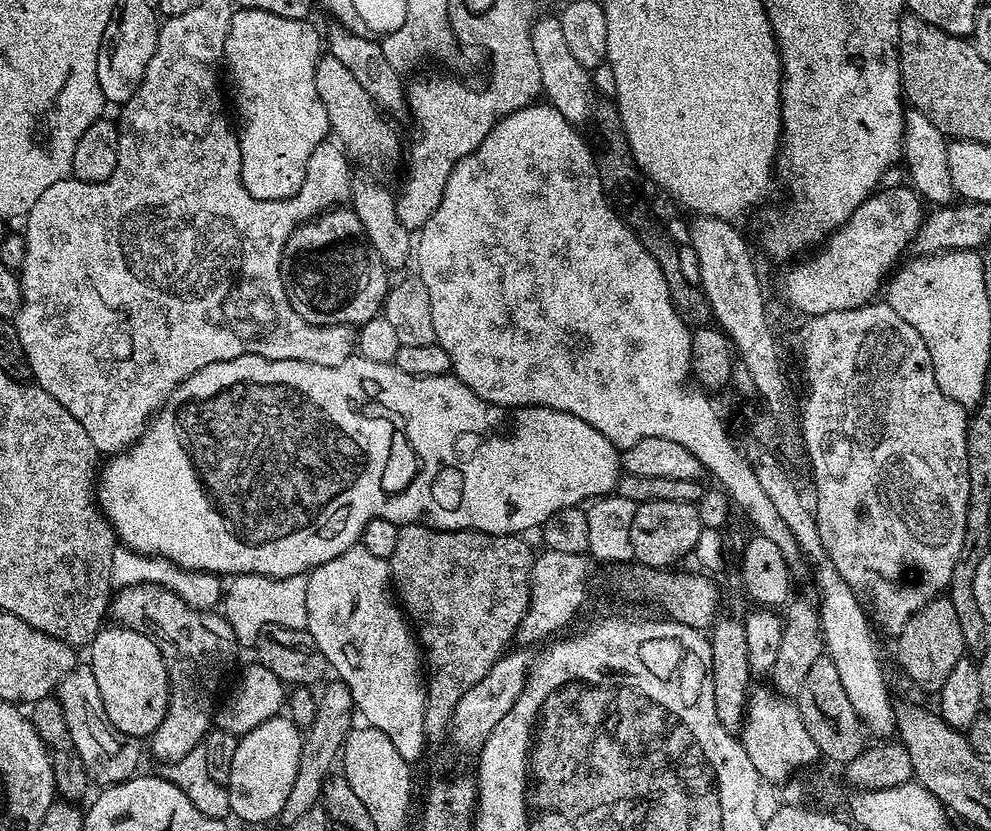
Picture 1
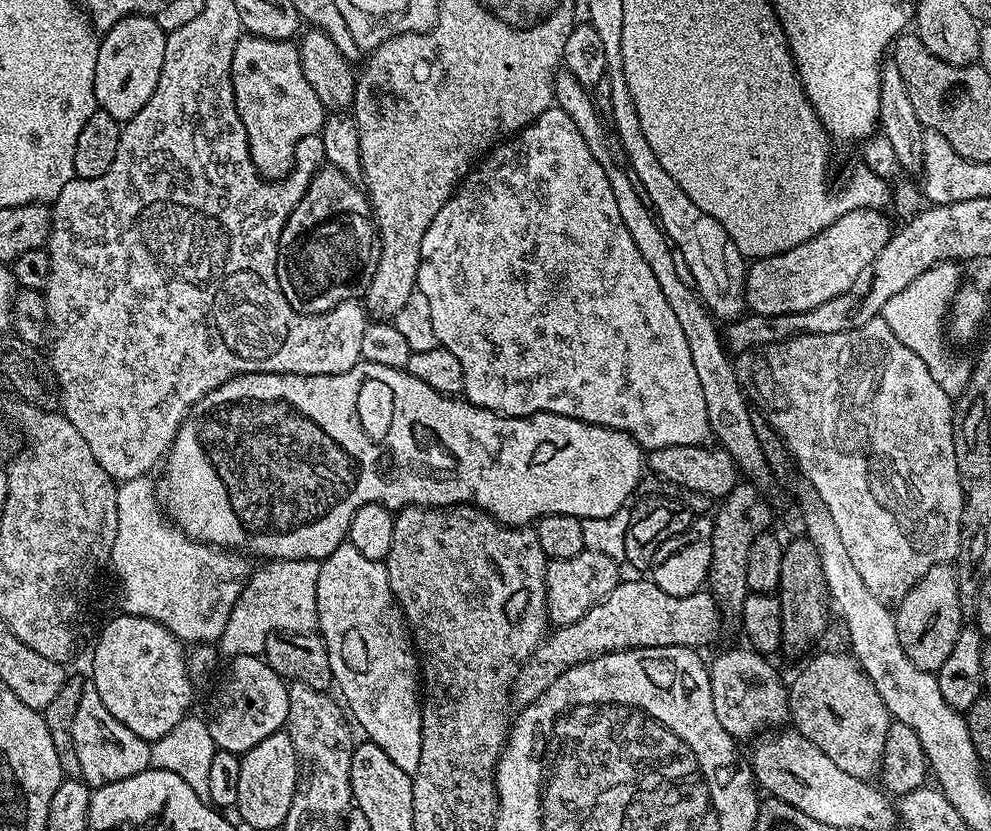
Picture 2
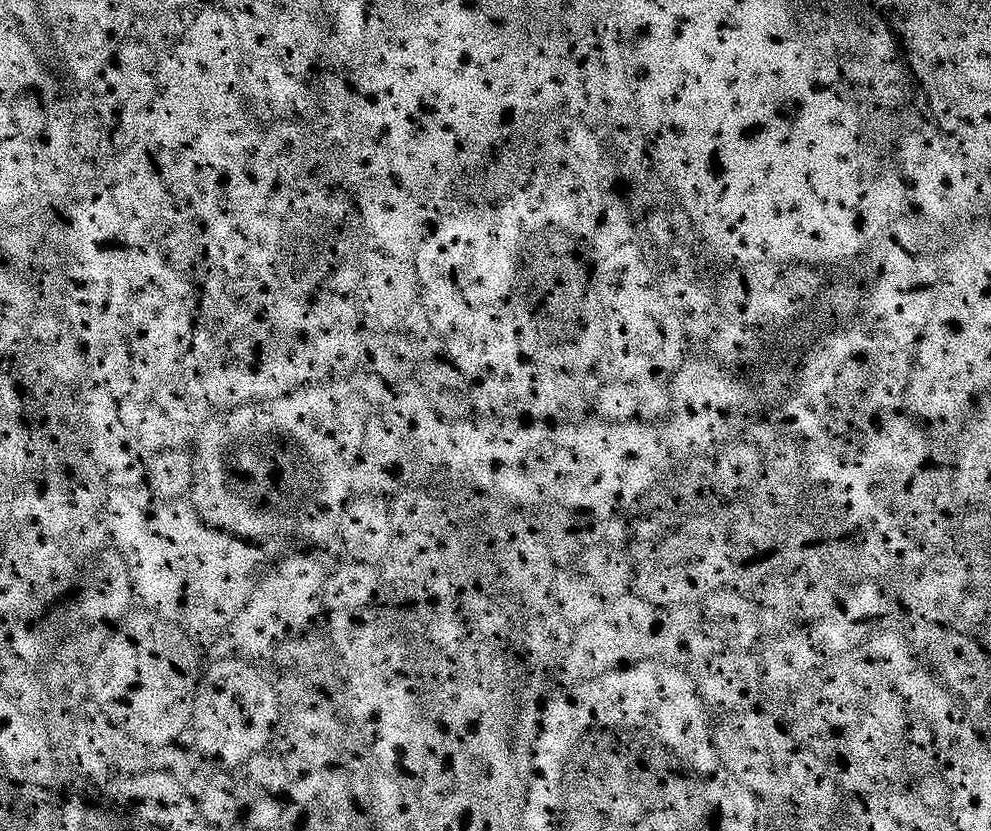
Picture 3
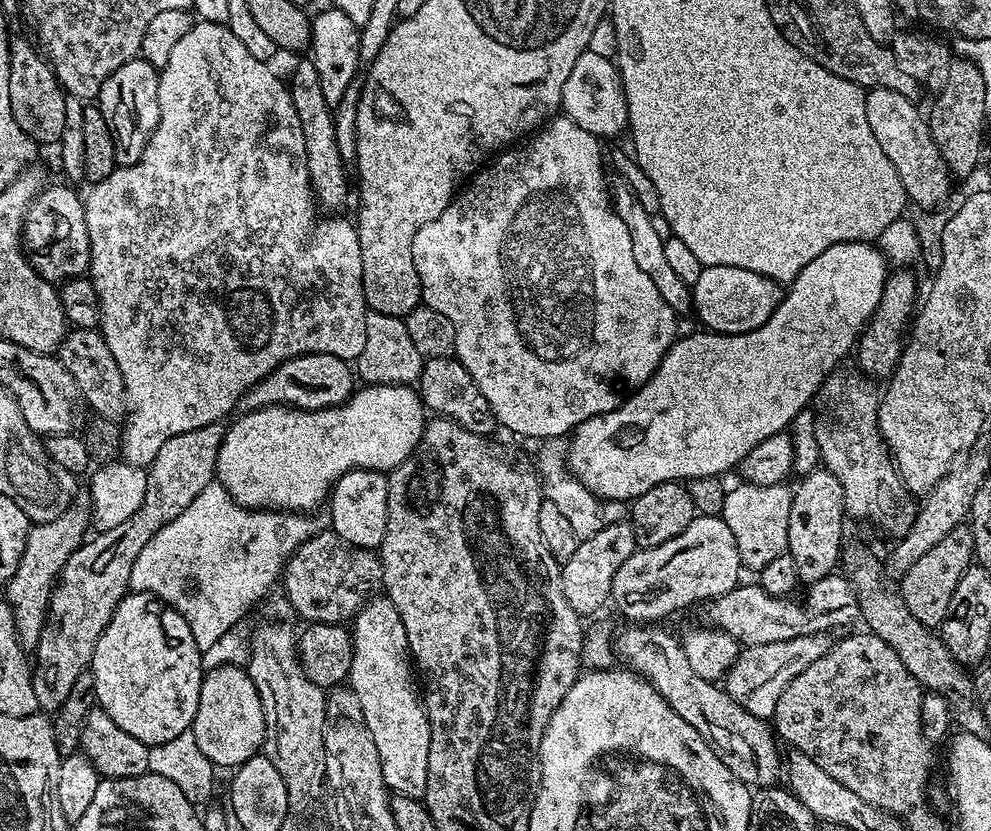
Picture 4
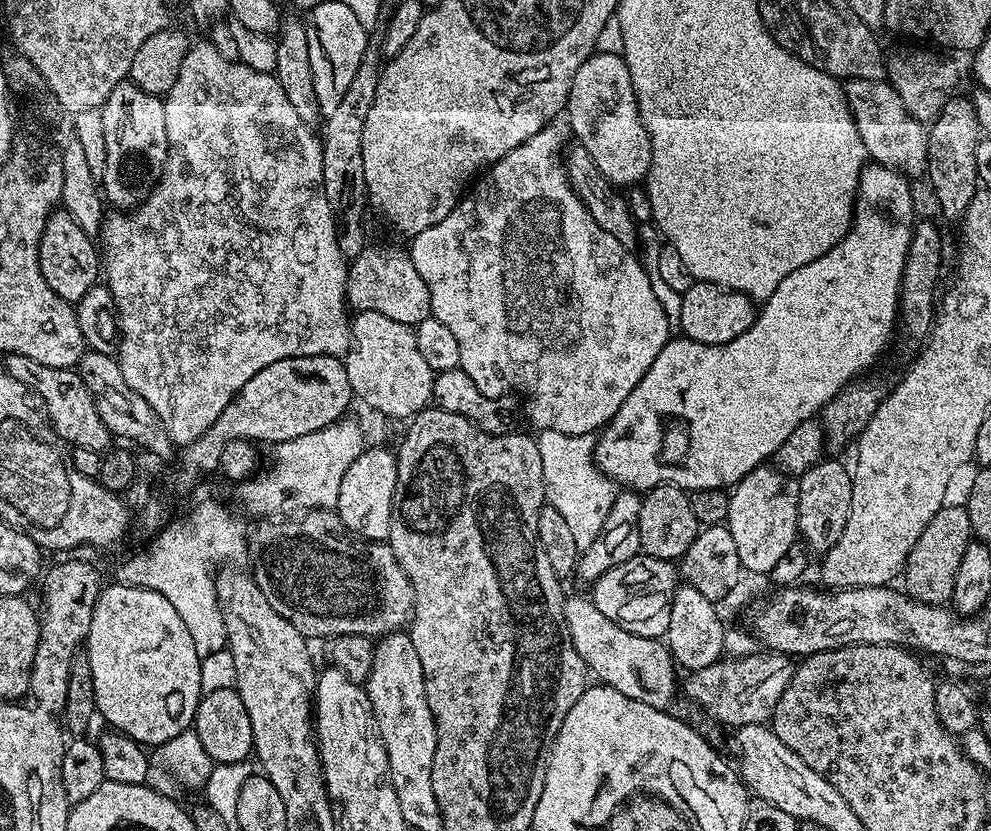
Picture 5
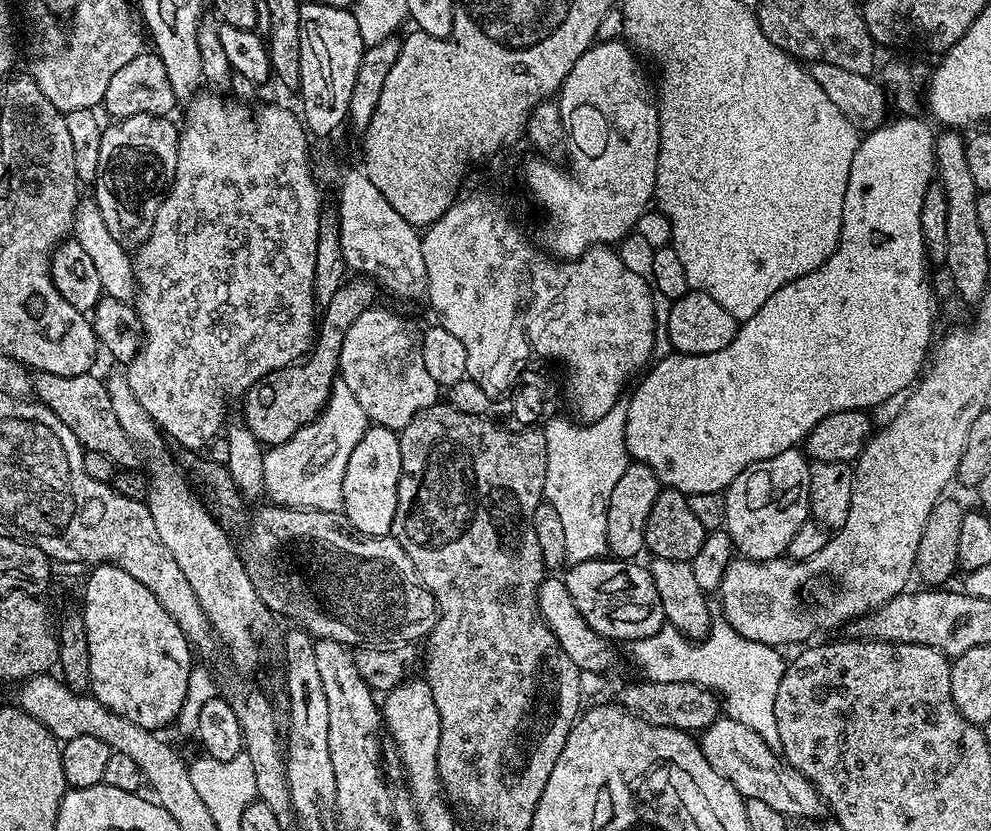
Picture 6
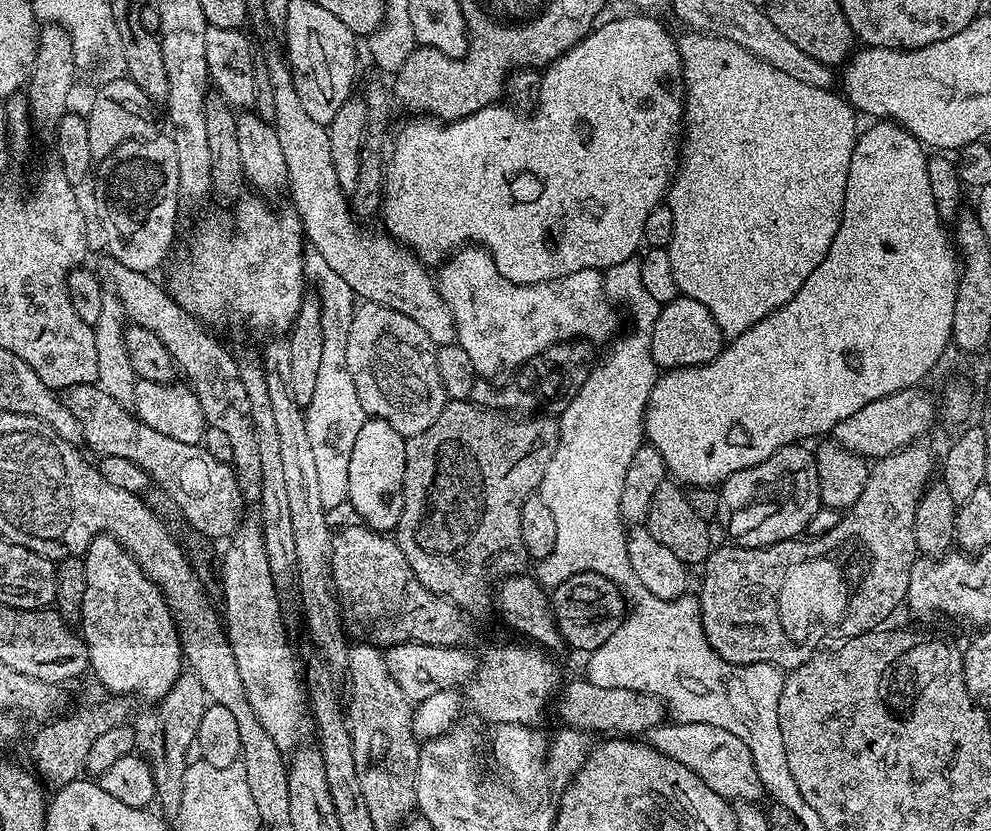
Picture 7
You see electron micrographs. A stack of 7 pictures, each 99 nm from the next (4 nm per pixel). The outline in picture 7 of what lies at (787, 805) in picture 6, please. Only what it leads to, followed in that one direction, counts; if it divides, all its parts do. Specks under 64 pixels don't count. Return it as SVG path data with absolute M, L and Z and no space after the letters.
M665 722L654 726L646 733L647 743L656 748L665 756L690 770L710 790L714 790L725 800L759 801L765 795L762 782L758 778L758 770L754 766L754 758L742 742L742 738L730 734L730 730L722 730L722 726L710 726L706 722L690 722L678 724Z

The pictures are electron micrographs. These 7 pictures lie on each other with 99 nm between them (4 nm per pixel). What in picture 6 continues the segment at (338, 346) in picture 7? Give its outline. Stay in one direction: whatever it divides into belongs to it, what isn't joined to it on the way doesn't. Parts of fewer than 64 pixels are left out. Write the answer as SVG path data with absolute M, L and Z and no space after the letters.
M342 382L332 385L328 404L312 423L294 434L285 444L269 447L264 454L264 491L273 505L285 508L316 508L339 513L343 509L342 484L350 453L370 427L366 410Z

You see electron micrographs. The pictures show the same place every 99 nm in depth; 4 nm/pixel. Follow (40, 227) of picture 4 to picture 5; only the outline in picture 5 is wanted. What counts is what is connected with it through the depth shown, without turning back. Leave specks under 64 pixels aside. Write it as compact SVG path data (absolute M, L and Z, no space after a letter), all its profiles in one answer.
M57 210L46 222L40 239L40 269L46 286L58 294L67 304L77 305L83 295L101 279L102 256L94 245L93 237L88 236L78 222L68 212Z

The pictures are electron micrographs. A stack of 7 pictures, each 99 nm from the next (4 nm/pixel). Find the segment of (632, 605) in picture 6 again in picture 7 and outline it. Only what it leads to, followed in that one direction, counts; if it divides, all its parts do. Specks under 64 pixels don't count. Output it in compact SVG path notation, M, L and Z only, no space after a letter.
M583 572L566 578L556 587L550 596L552 615L560 627L560 638L565 645L577 648L583 654L590 654L606 638L618 630L621 620L626 615L626 597L620 585L610 582L610 578L602 578L602 574Z

